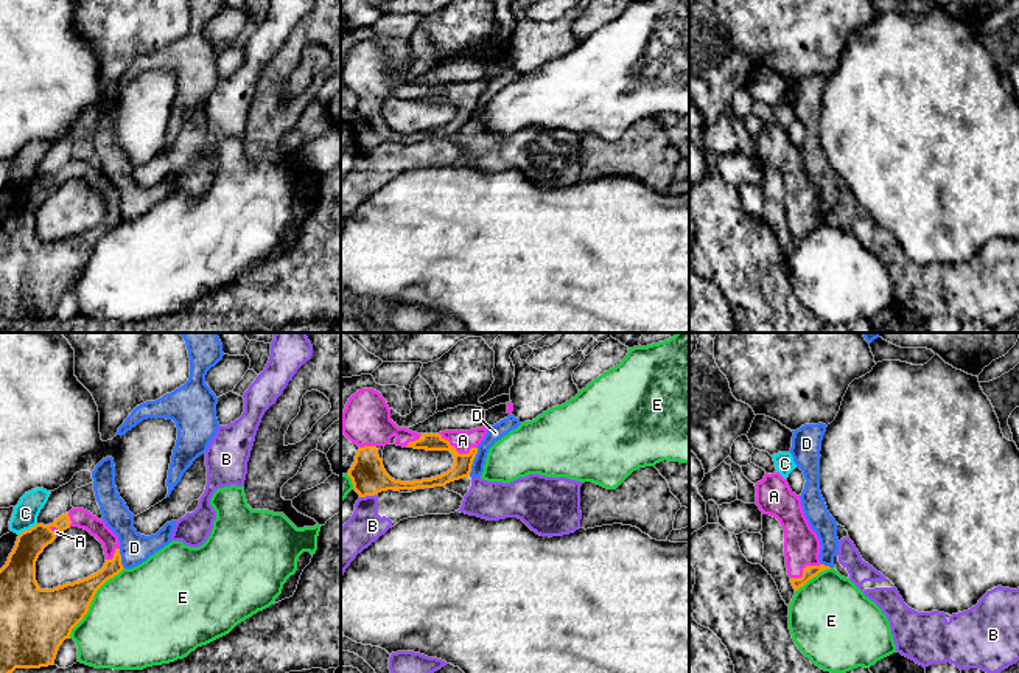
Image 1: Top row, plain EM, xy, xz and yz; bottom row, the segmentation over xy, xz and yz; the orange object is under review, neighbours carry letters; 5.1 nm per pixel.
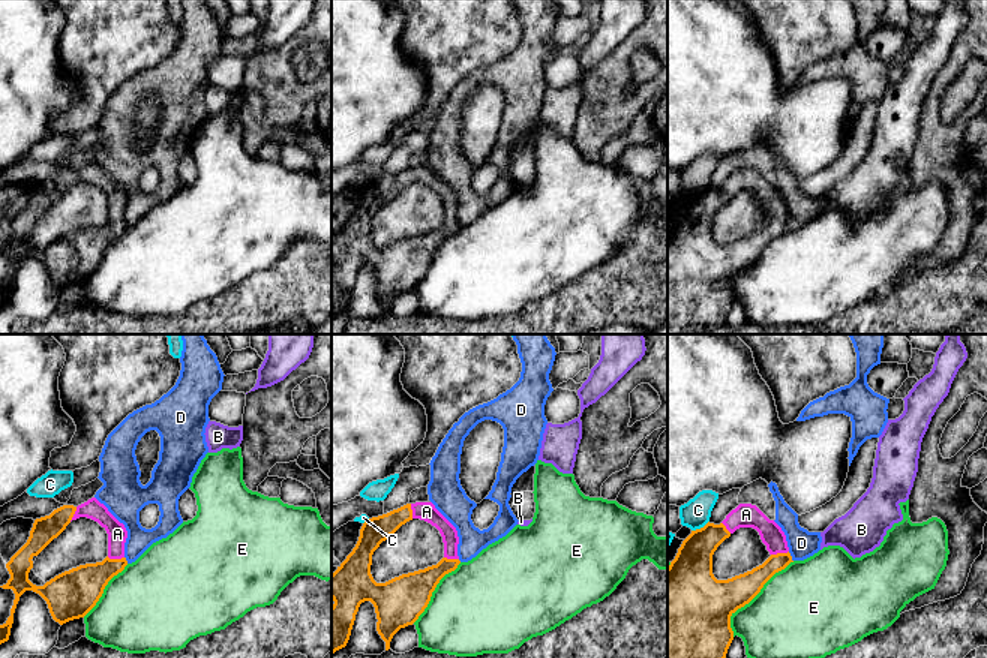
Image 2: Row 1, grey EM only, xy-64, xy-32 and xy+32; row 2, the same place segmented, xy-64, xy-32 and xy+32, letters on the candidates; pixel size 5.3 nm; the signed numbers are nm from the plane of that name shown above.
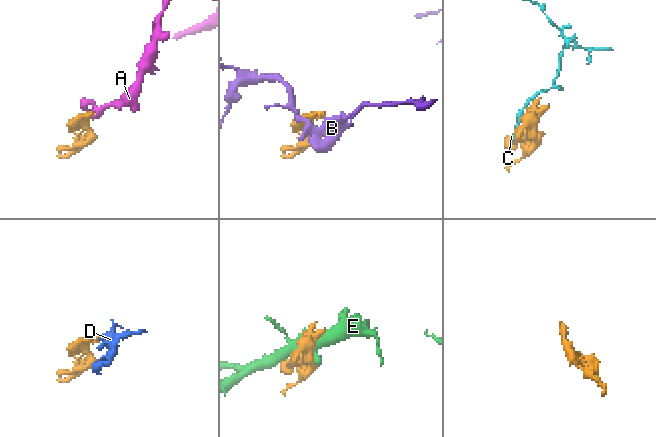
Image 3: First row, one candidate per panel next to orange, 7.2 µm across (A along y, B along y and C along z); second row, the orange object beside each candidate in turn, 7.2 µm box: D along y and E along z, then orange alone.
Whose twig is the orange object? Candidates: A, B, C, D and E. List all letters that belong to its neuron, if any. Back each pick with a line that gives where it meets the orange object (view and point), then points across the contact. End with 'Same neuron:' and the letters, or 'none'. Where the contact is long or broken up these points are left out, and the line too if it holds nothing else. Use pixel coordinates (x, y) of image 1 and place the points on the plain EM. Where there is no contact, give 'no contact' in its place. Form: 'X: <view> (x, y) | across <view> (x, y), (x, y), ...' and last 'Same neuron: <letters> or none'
A: xz (456, 103)
Same neuron: A

